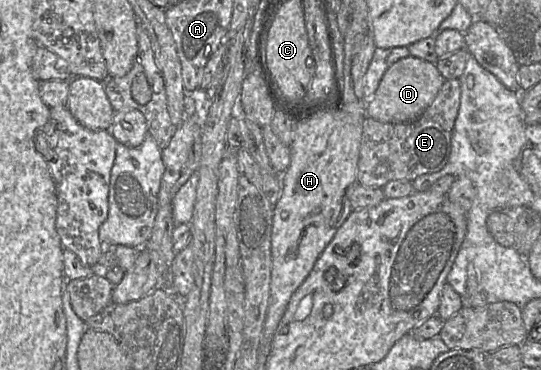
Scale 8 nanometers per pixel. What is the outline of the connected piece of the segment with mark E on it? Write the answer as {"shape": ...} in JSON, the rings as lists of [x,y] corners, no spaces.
{"shape":[[[446,80],[432,104],[415,121],[384,123],[366,117],[358,160],[359,185],[383,188],[392,180],[412,182],[421,175],[440,171],[450,156],[452,130],[460,99],[460,80]]]}

